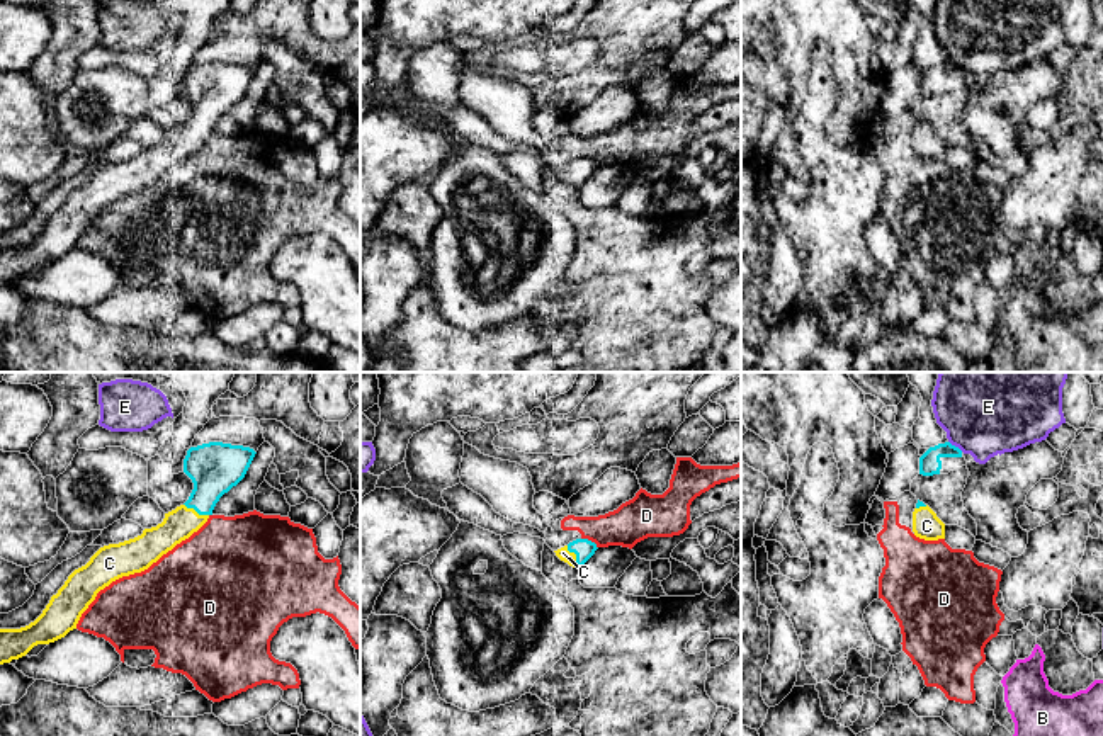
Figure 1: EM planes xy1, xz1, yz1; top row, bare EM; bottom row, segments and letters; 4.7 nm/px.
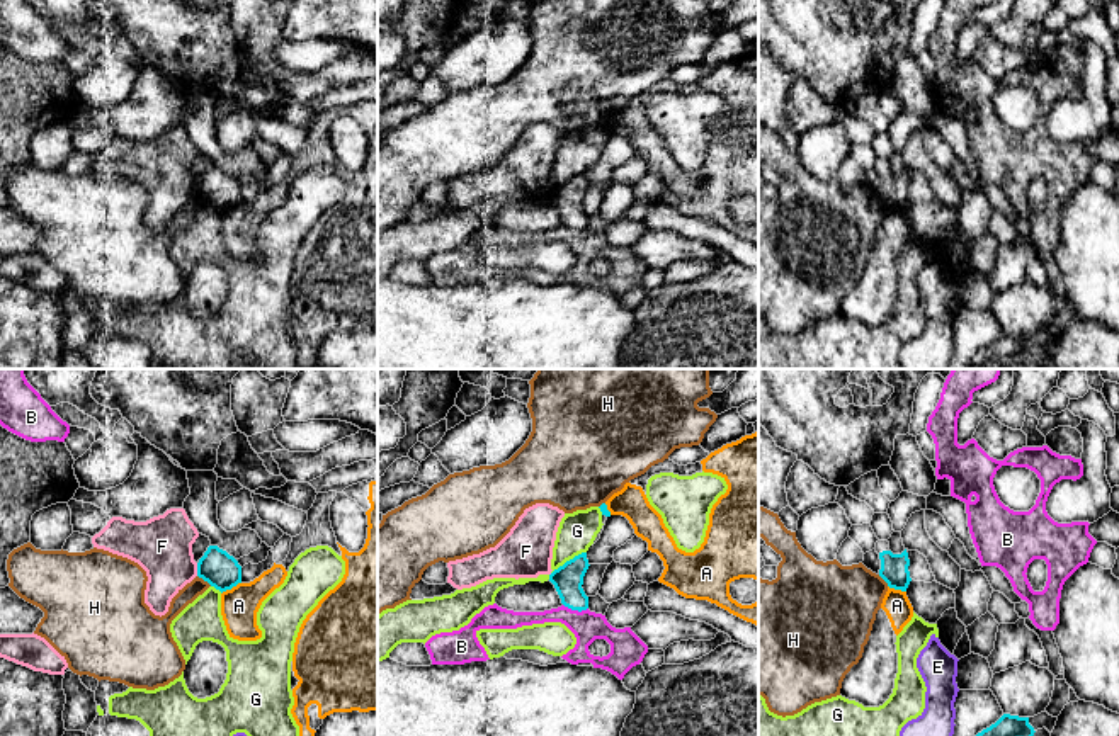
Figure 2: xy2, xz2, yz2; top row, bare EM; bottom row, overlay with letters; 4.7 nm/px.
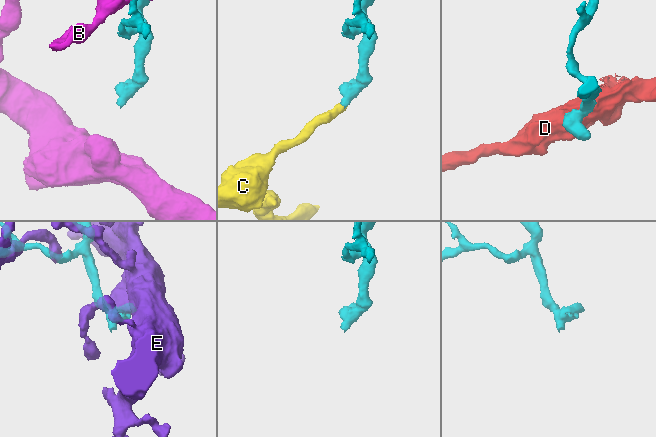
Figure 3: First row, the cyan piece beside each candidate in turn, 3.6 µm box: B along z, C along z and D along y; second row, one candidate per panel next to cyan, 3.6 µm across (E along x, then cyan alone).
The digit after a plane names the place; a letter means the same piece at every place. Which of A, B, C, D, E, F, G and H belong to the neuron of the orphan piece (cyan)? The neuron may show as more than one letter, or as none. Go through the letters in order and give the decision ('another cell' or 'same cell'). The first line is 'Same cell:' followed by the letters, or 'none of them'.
Same cell: C
A: another cell
B: another cell
C: same cell
D: another cell
E: another cell
F: another cell
G: another cell
H: another cell

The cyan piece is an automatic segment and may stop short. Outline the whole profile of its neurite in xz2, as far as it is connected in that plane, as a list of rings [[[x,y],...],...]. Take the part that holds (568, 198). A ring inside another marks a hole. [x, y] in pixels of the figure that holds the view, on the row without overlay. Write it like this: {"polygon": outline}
{"polygon": [[[582,172],[549,194],[561,223],[571,229],[582,231],[588,228],[588,216],[582,207],[588,185],[587,172]]]}

